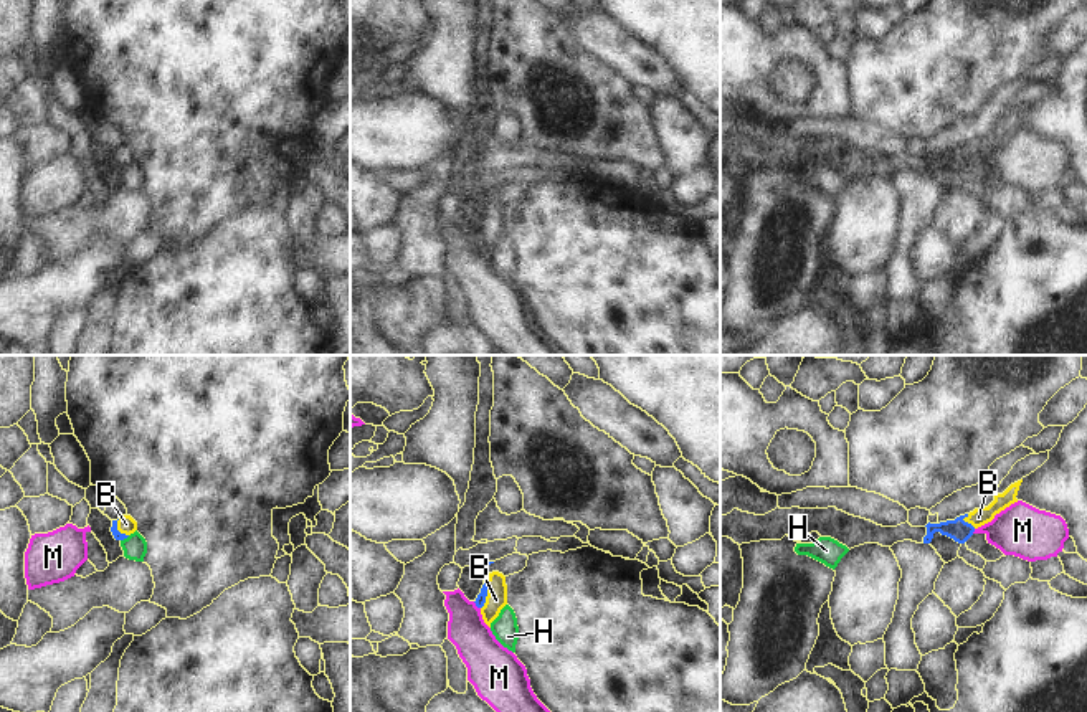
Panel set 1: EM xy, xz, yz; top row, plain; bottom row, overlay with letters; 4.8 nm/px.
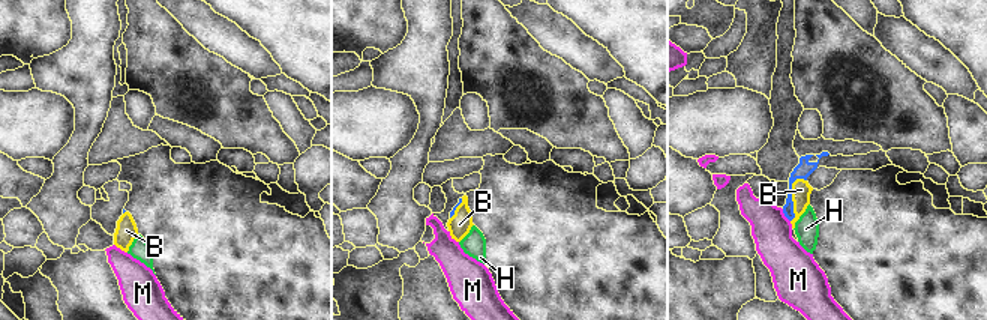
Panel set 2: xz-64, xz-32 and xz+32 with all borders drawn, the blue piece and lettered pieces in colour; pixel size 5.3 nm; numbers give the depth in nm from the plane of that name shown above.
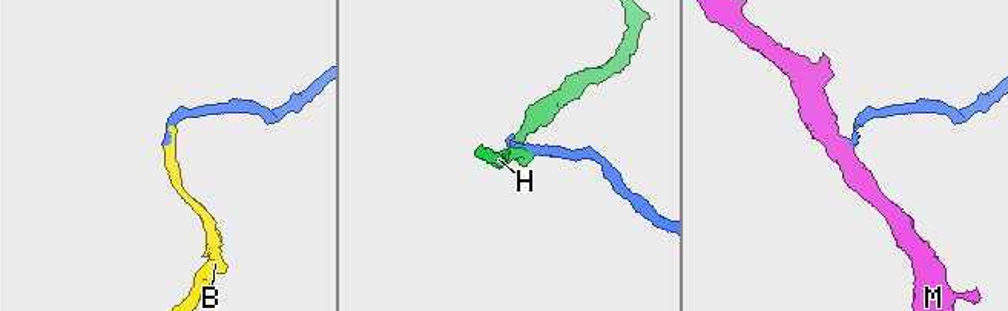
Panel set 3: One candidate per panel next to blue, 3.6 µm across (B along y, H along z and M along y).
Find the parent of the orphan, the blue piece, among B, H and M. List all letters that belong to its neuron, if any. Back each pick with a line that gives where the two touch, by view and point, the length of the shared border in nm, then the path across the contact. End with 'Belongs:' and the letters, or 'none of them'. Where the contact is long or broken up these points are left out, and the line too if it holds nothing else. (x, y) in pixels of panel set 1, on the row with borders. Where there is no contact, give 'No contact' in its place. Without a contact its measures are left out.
B: Touches blue at xz (486, 592). Shared border 170 nm. Path across: xz (479, 602), (486, 592), (496, 600)
Belongs: B

